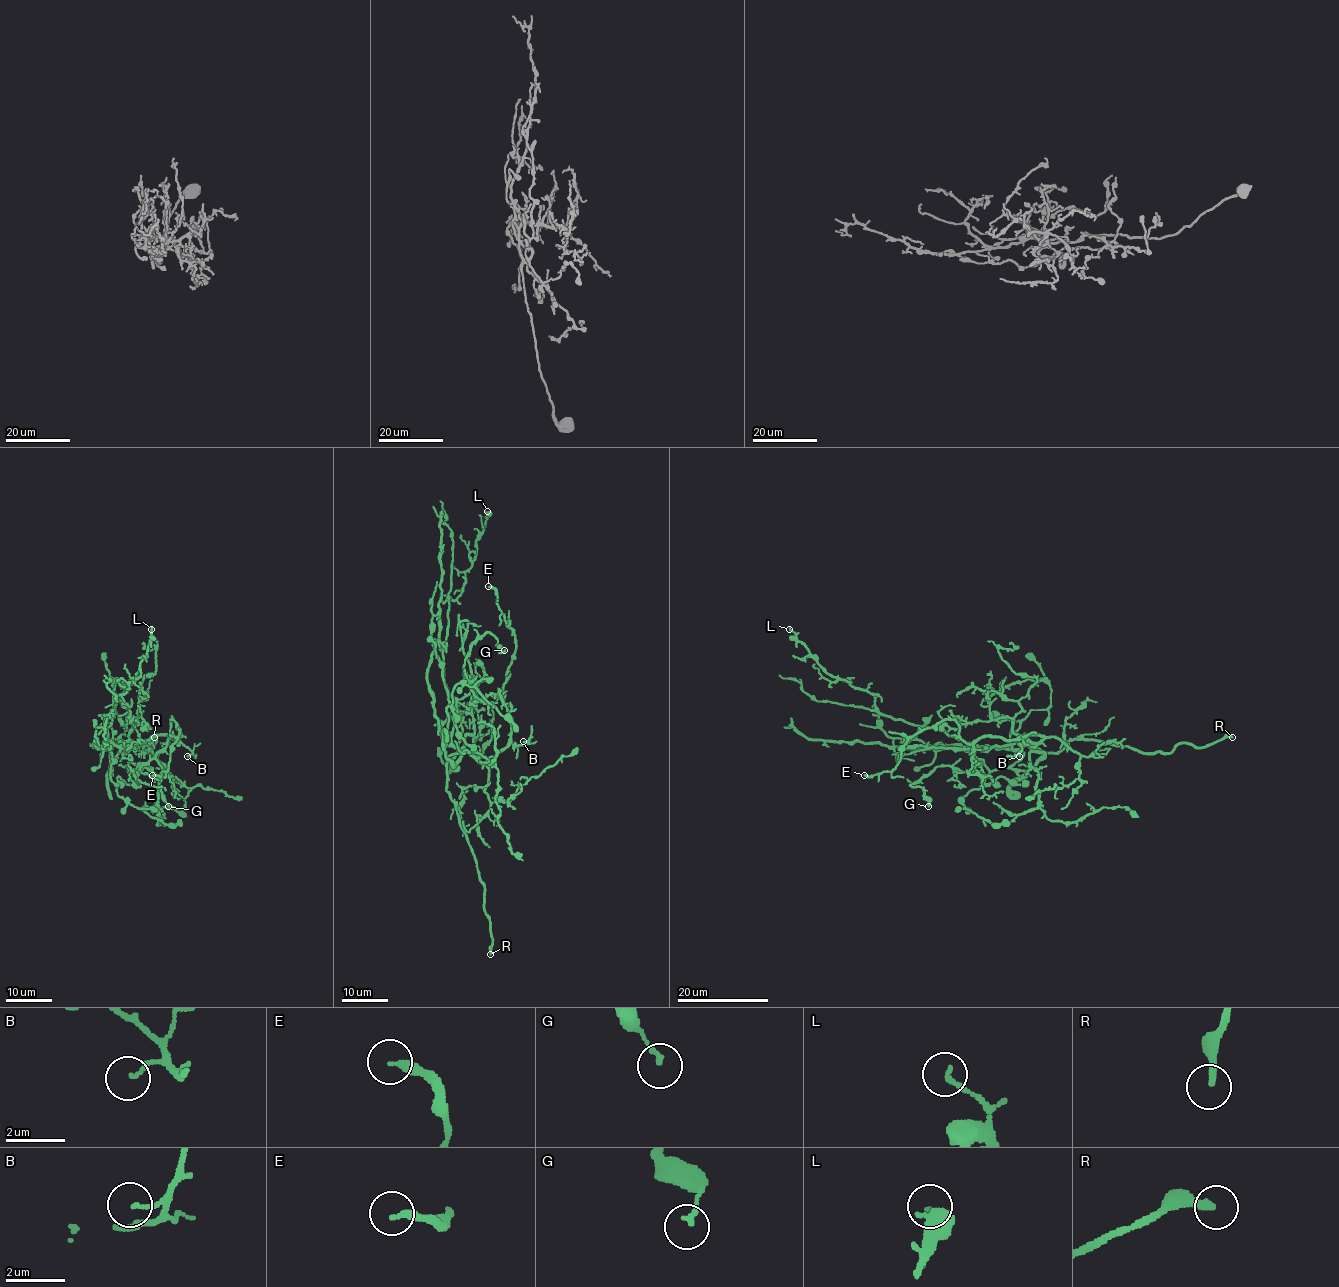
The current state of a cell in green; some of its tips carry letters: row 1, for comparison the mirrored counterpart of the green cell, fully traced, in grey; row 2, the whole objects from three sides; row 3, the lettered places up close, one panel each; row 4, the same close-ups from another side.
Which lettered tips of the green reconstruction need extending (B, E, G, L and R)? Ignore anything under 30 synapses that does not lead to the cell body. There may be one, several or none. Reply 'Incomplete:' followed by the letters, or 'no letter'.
Incomplete: R

